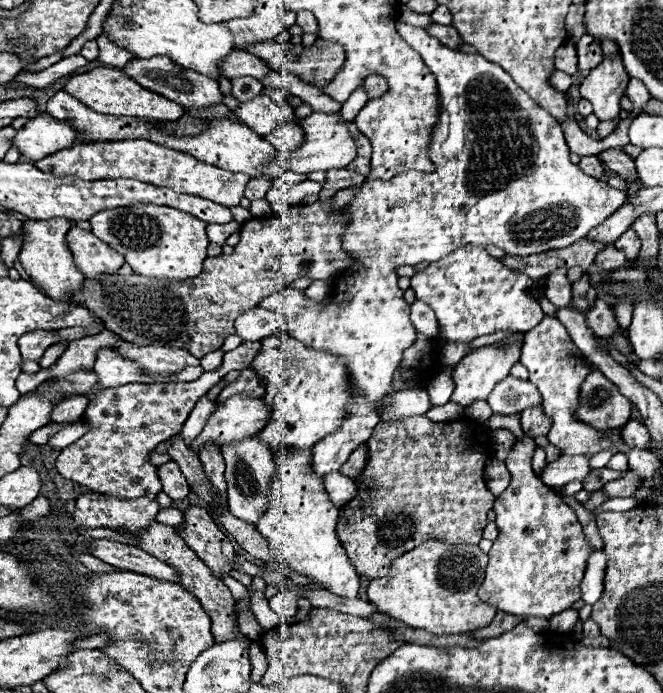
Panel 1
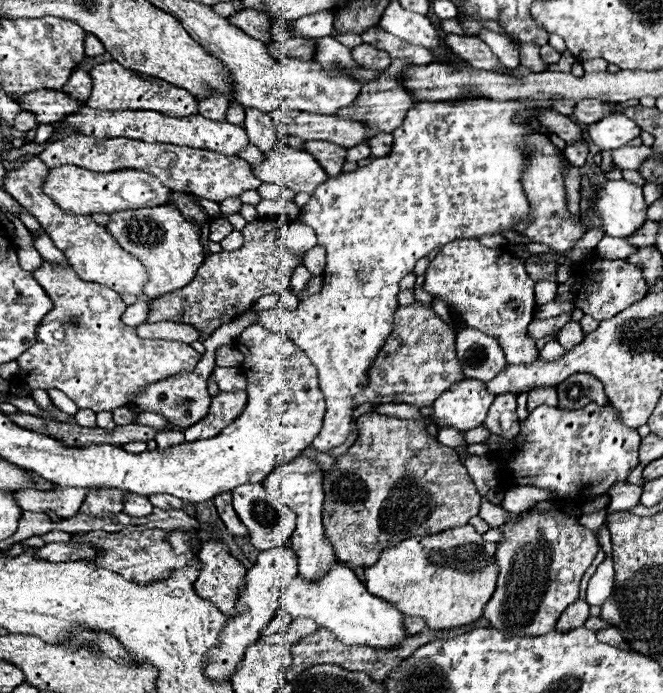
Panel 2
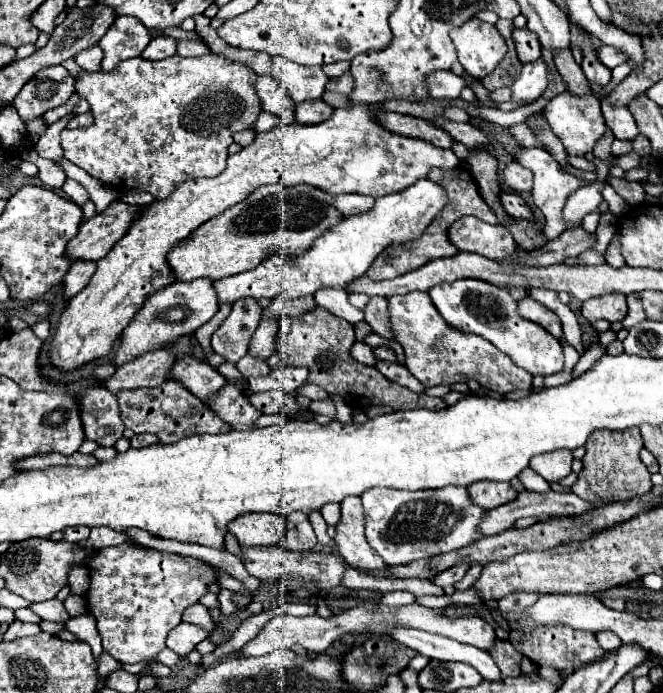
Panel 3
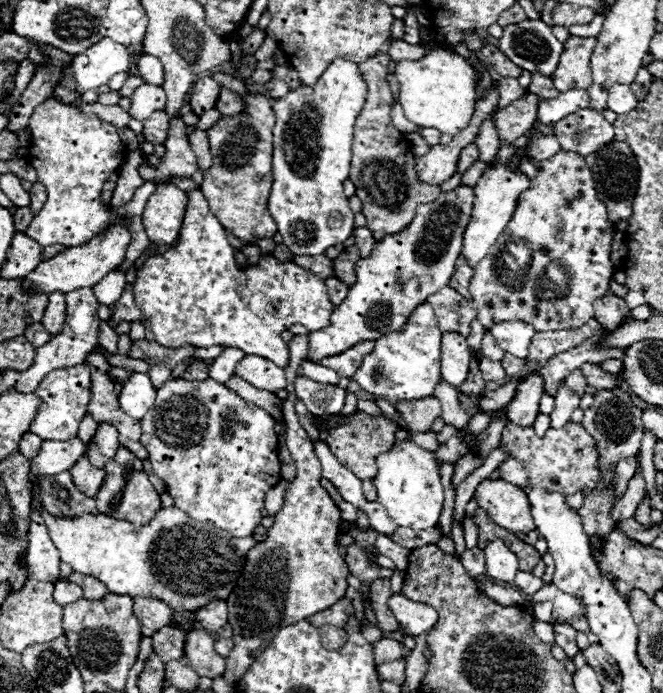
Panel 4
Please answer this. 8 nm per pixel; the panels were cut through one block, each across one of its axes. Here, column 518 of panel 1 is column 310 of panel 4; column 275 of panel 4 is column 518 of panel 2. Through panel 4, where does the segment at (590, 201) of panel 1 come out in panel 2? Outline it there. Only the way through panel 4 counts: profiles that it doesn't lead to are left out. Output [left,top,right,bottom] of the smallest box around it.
[290,98,534,452]

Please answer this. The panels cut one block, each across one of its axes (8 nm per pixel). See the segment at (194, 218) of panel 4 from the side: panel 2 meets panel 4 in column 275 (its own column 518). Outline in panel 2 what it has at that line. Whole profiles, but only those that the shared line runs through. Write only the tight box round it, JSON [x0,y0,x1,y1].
[424,238,538,364]

